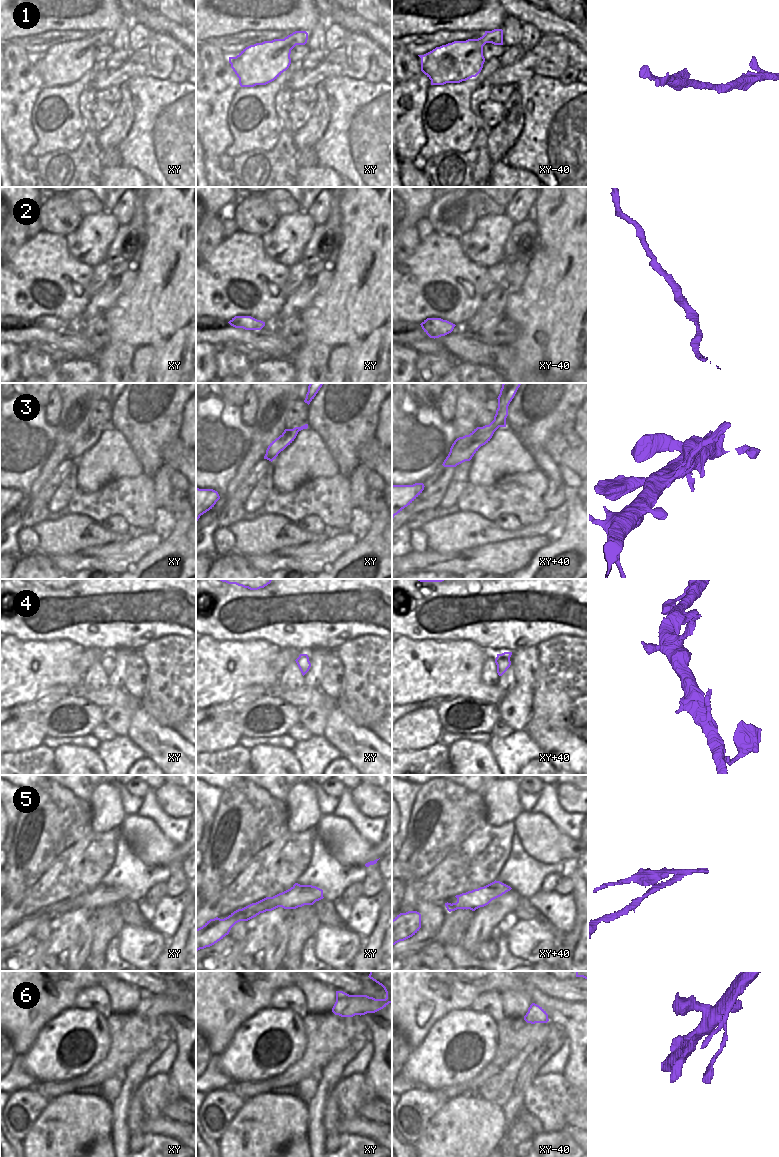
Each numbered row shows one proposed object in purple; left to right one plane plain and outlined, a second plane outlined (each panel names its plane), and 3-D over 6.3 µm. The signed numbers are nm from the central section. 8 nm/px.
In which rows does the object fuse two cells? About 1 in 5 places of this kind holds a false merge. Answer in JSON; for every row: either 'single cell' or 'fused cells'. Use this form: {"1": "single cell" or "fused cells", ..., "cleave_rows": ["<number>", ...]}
{"1": "single cell", "2": "single cell", "3": "fused cells", "4": "single cell", "5": "fused cells", "6": "single cell", "cleave_rows": ["3", "5"]}

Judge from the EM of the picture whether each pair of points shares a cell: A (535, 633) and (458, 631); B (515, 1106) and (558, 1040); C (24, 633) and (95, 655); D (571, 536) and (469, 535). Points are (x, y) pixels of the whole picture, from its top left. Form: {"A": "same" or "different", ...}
{"A": "same", "B": "same", "C": "different", "D": "different"}

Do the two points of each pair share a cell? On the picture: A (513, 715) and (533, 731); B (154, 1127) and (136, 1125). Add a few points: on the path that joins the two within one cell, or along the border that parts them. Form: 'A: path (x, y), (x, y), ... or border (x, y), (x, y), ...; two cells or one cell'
A: border (530, 719), (524, 729); two cells
B: border (144, 1115), (141, 1132); two cells

